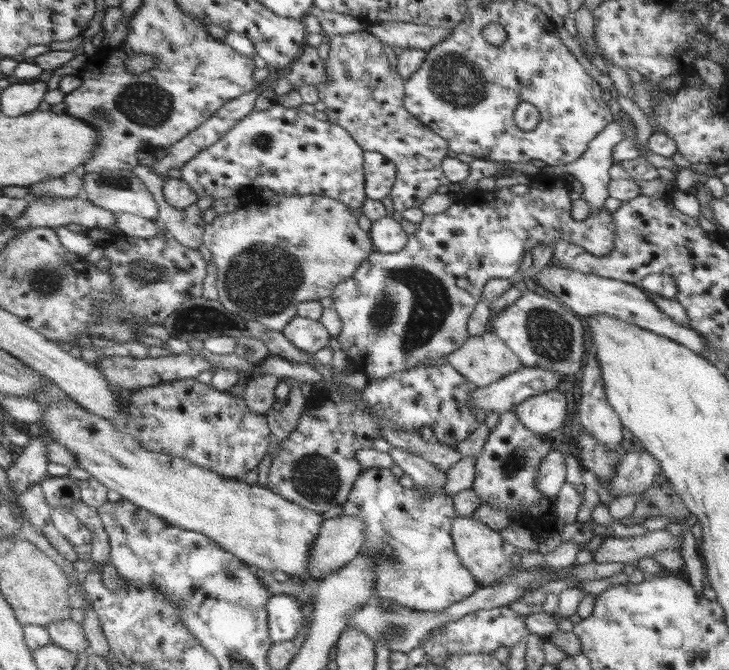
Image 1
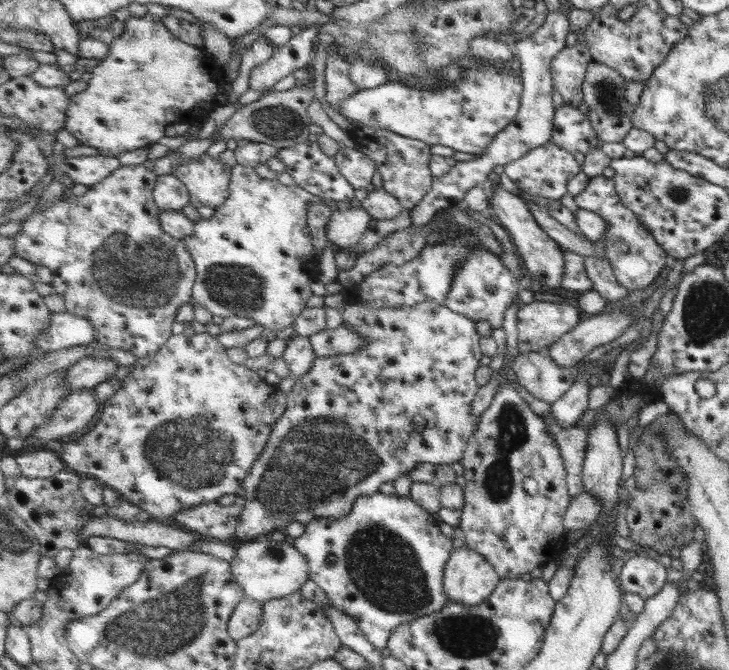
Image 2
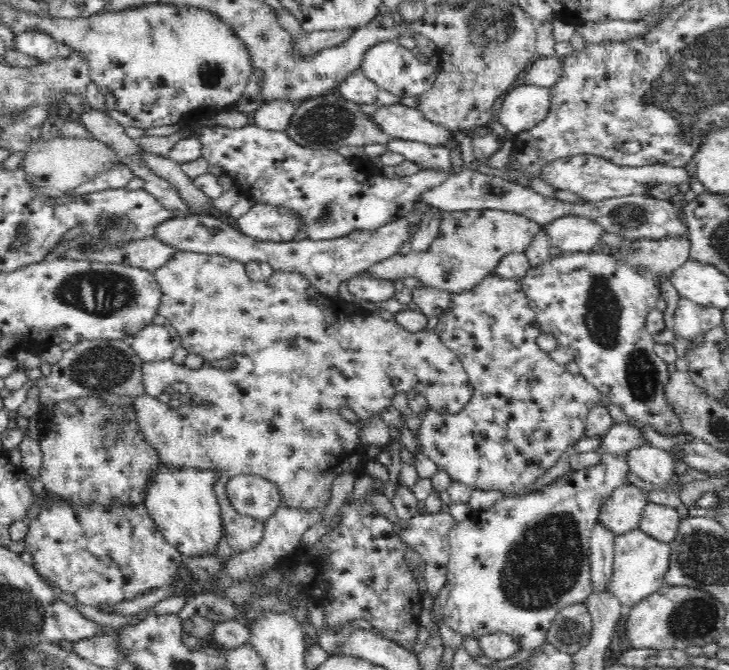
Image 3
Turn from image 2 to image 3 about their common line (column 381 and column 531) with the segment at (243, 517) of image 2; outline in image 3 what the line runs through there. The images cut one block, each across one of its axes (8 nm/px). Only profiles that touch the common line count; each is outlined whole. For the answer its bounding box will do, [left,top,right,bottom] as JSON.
[407,274,602,496]

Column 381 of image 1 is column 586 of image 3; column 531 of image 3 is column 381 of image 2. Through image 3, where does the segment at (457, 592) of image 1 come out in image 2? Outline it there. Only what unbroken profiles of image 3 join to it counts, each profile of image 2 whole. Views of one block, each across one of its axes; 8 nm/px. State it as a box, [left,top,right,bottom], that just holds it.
[293,492,454,650]

